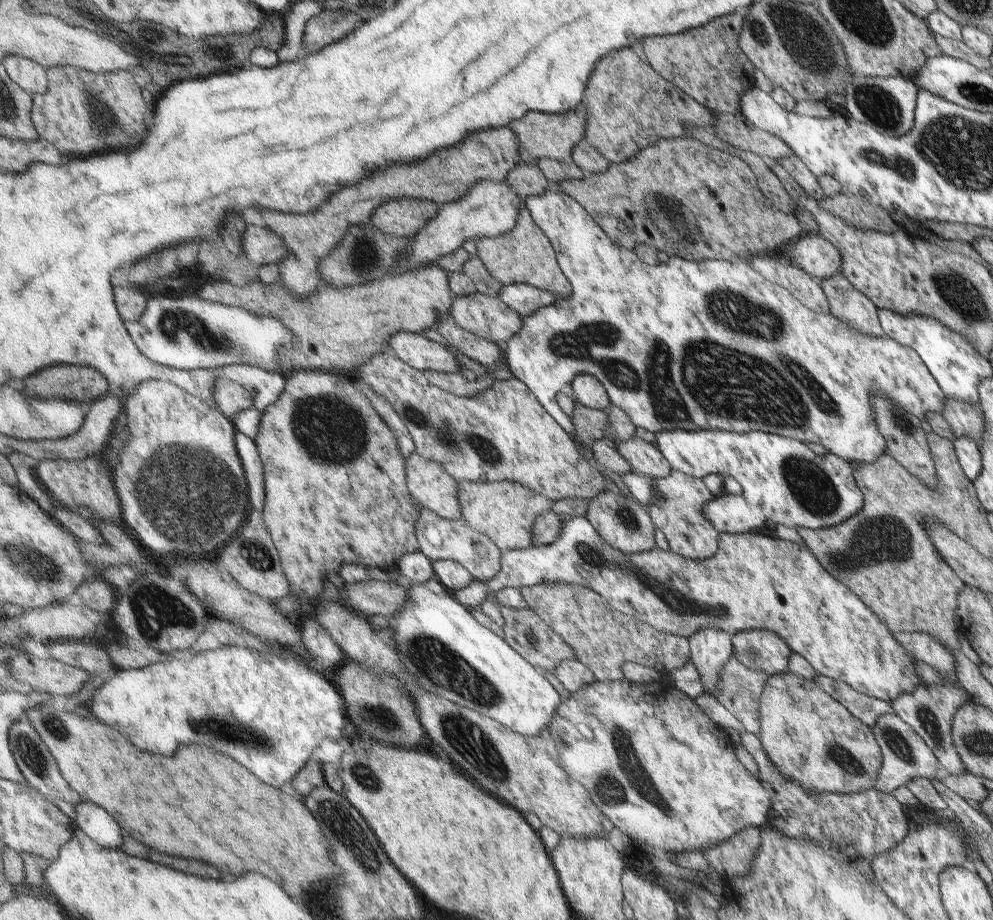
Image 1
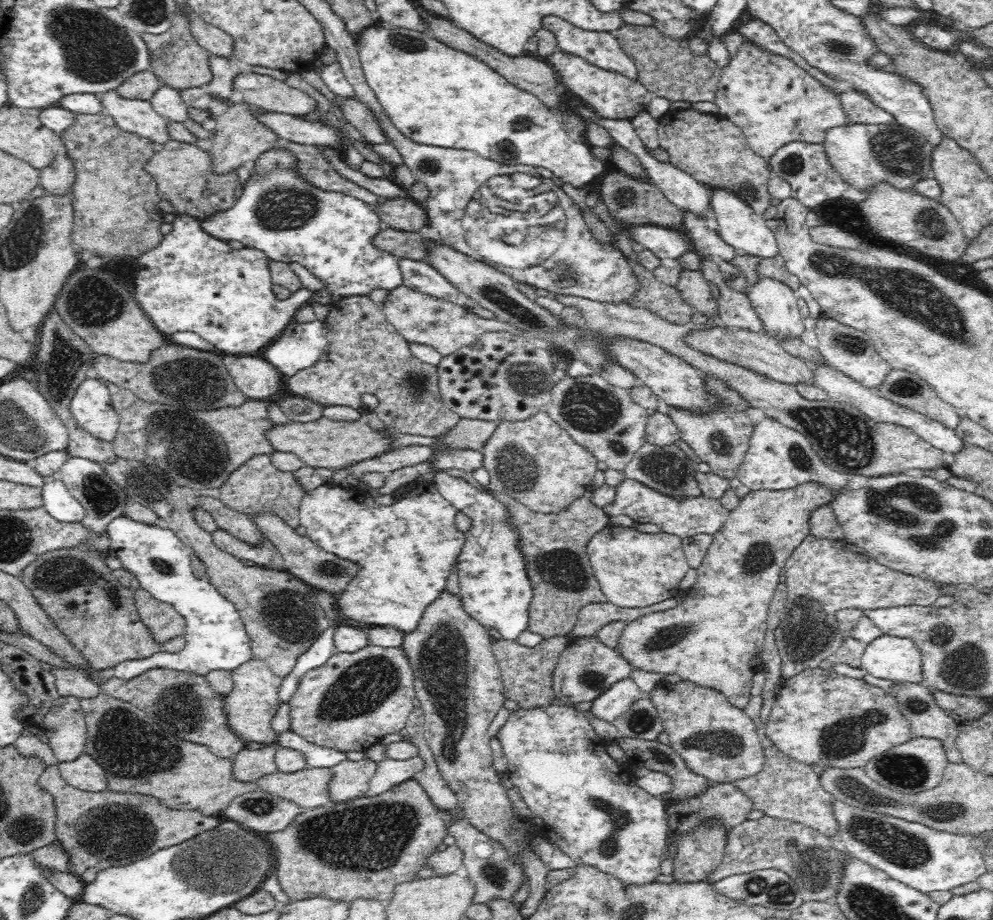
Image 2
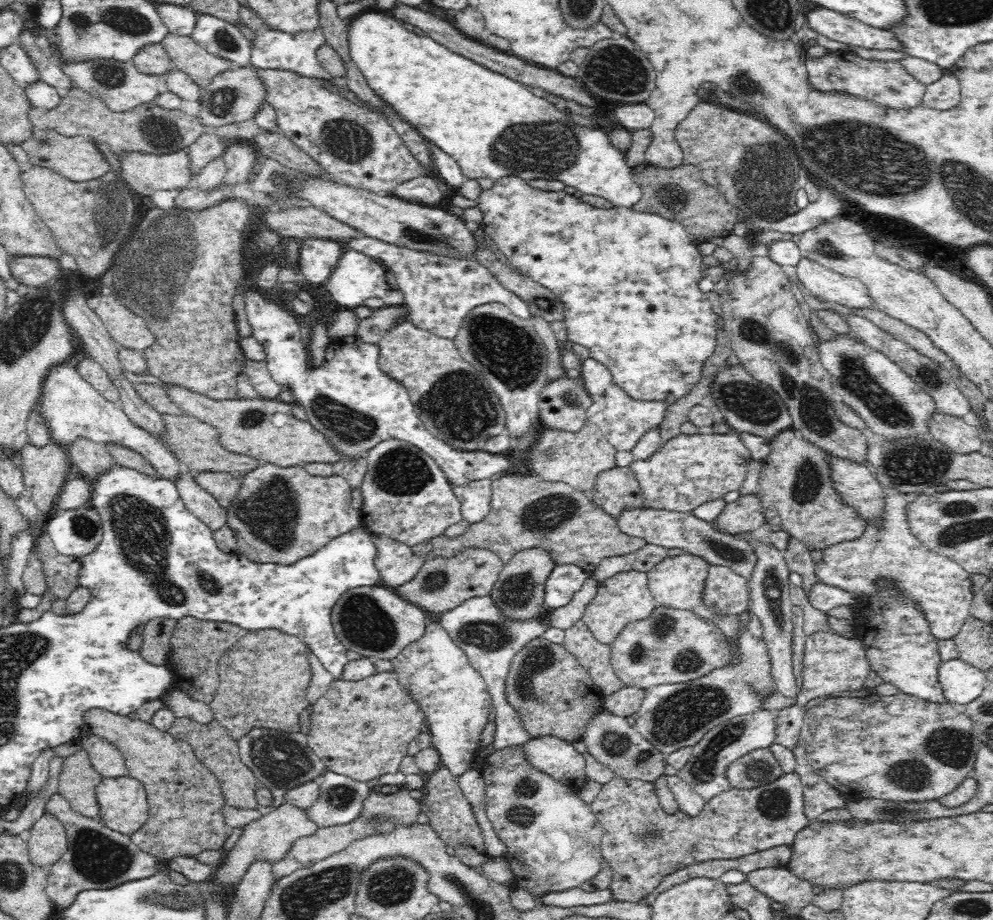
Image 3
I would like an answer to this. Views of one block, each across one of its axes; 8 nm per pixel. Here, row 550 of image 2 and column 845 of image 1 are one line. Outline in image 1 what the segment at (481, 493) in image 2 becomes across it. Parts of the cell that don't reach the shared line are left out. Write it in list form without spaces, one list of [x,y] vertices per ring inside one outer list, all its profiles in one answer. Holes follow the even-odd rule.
[[[665,430],[655,434],[655,446],[659,454],[667,460],[671,470],[695,476],[699,480],[707,478],[709,474],[719,474],[723,478],[735,480],[741,486],[741,494],[721,494],[717,498],[711,498],[711,502],[703,506],[703,518],[707,518],[707,522],[711,522],[711,526],[719,534],[755,534],[759,528],[763,528],[767,520],[771,520],[775,526],[781,524],[795,530],[823,530],[839,526],[845,518],[851,518],[863,506],[863,496],[851,476],[849,464],[833,454],[811,454],[807,444],[801,444],[797,440],[765,432],[737,434],[727,430]]]

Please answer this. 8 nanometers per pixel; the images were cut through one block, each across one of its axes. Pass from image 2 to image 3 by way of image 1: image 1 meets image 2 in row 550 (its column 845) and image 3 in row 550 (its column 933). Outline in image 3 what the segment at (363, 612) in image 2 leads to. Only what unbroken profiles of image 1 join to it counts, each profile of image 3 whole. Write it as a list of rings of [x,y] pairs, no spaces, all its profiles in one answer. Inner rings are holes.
[[[370,532],[370,538],[376,544],[376,570],[380,570],[380,578],[388,586],[406,586],[418,568],[424,568],[428,558],[414,556],[412,548],[396,542],[388,536]]]

